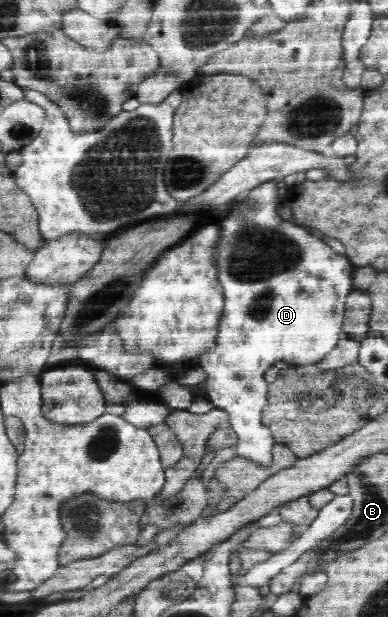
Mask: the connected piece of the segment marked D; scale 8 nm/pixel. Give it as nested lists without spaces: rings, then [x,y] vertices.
[[[274,182],[264,183],[248,194],[256,201],[257,209],[240,213],[240,216],[233,211],[219,220],[222,238],[217,248],[217,267],[220,282],[226,290],[226,306],[222,314],[218,346],[214,352],[201,358],[207,378],[199,384],[199,391],[217,405],[217,408],[228,413],[228,424],[237,435],[237,443],[234,445],[237,454],[259,462],[262,467],[269,467],[273,463],[272,450],[275,442],[261,421],[268,392],[265,370],[278,360],[311,364],[322,360],[336,346],[343,337],[347,295],[354,290],[352,276],[356,268],[348,257],[337,254],[329,244],[318,238],[318,234],[310,234],[310,230],[302,227],[286,225],[275,211],[277,203],[283,197],[277,195]]]

